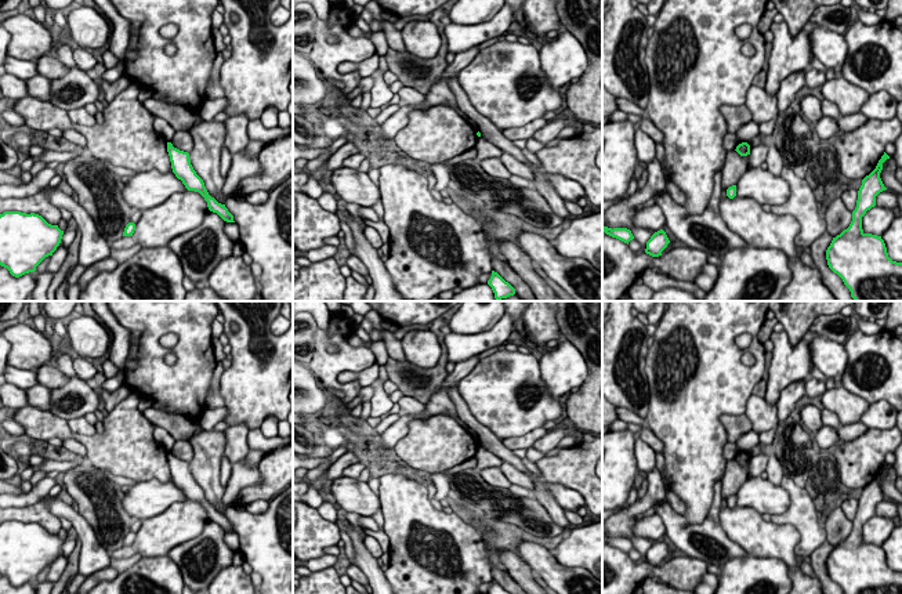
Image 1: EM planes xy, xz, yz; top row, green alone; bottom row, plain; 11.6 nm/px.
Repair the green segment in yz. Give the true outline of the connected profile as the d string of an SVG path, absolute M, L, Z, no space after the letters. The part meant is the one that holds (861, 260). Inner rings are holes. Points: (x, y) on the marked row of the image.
M884 152L876 169L862 180L850 227L833 238L826 250L829 268L843 279L855 301L902 301L902 262L888 257L881 236L865 233L862 229L862 217L876 206L876 196L887 189L880 178L883 163L887 159L890 156Z

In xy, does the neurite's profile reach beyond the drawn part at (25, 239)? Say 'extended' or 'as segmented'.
as segmented

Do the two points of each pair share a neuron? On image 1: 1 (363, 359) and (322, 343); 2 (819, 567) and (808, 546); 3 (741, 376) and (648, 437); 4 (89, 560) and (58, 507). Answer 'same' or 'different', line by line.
1: same
2: different
3: different
4: same

